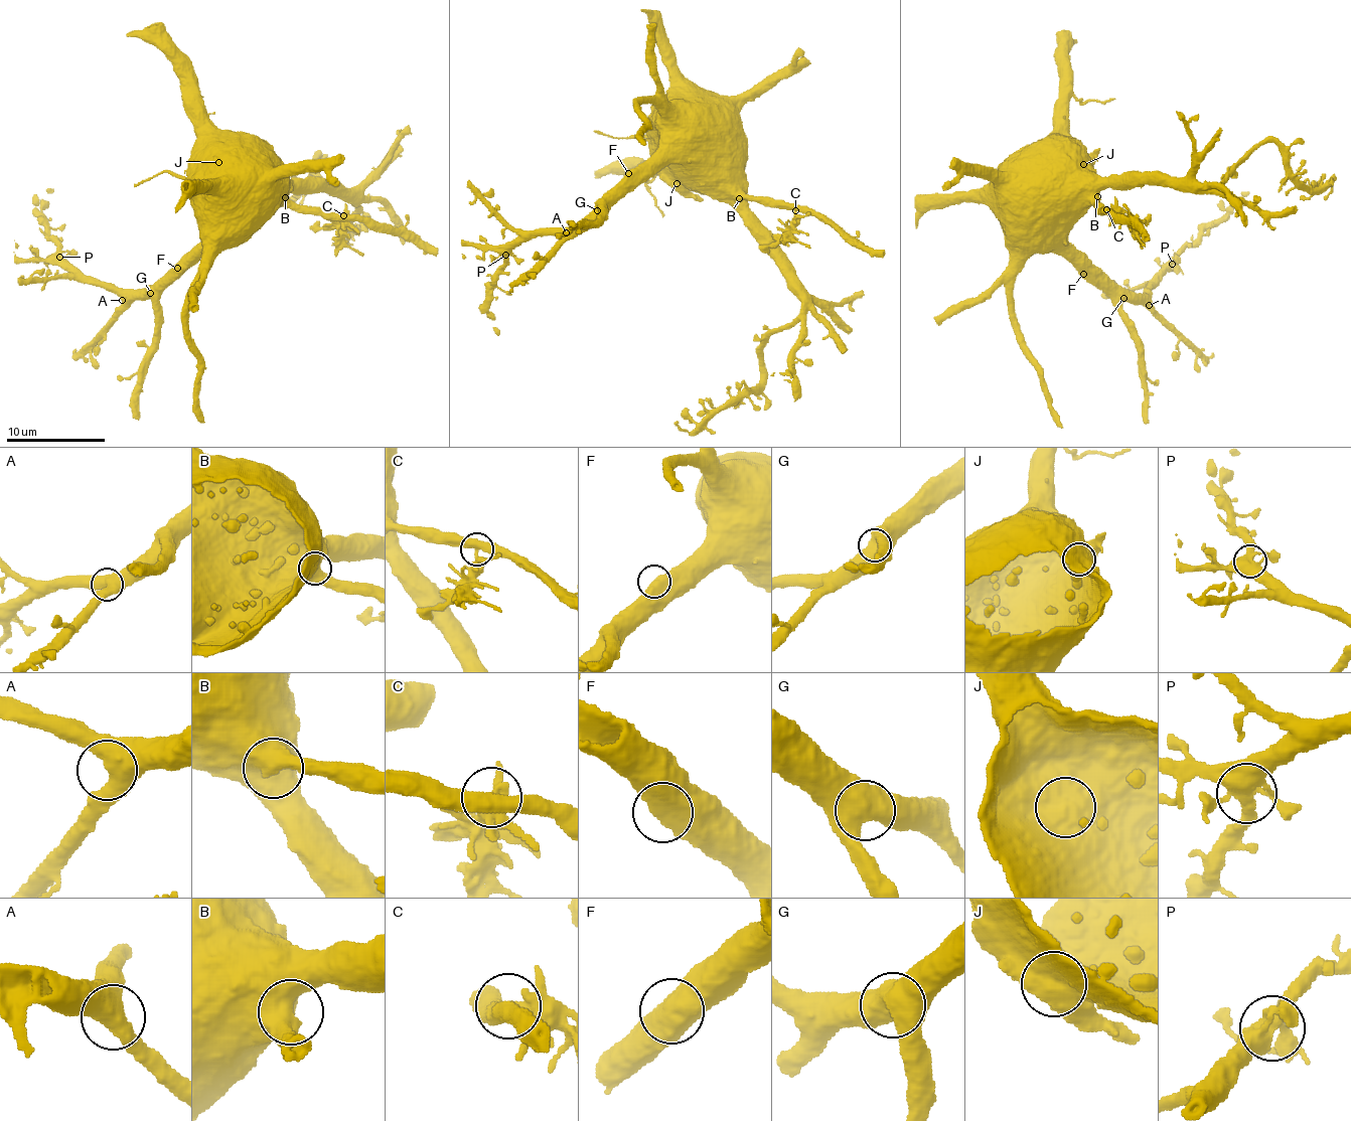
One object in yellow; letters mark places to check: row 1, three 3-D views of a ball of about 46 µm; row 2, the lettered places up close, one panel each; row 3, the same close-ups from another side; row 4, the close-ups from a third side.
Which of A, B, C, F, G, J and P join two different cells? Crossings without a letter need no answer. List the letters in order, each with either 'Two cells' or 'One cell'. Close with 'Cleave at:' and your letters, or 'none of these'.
A: One cell
B: One cell
C: Two cells
F: One cell
G: One cell
J: Two cells
P: One cell
Cleave at: C, J

